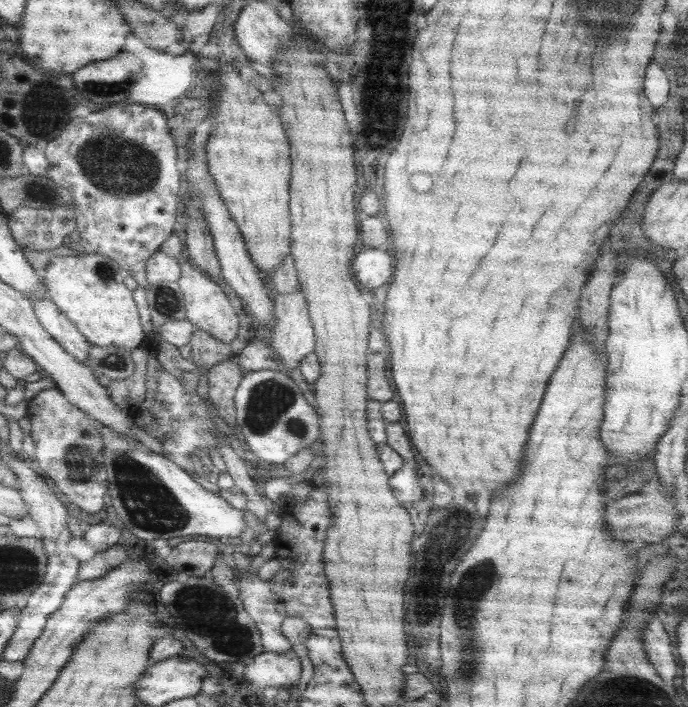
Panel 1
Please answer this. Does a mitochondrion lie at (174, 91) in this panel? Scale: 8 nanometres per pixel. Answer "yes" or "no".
no

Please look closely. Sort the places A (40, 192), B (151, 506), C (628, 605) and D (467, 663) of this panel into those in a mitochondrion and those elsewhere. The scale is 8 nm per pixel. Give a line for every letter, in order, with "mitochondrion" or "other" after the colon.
A: mitochondrion
B: mitochondrion
C: other
D: mitochondrion

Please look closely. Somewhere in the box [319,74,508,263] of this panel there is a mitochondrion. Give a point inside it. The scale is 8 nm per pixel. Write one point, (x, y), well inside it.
(373, 138)

